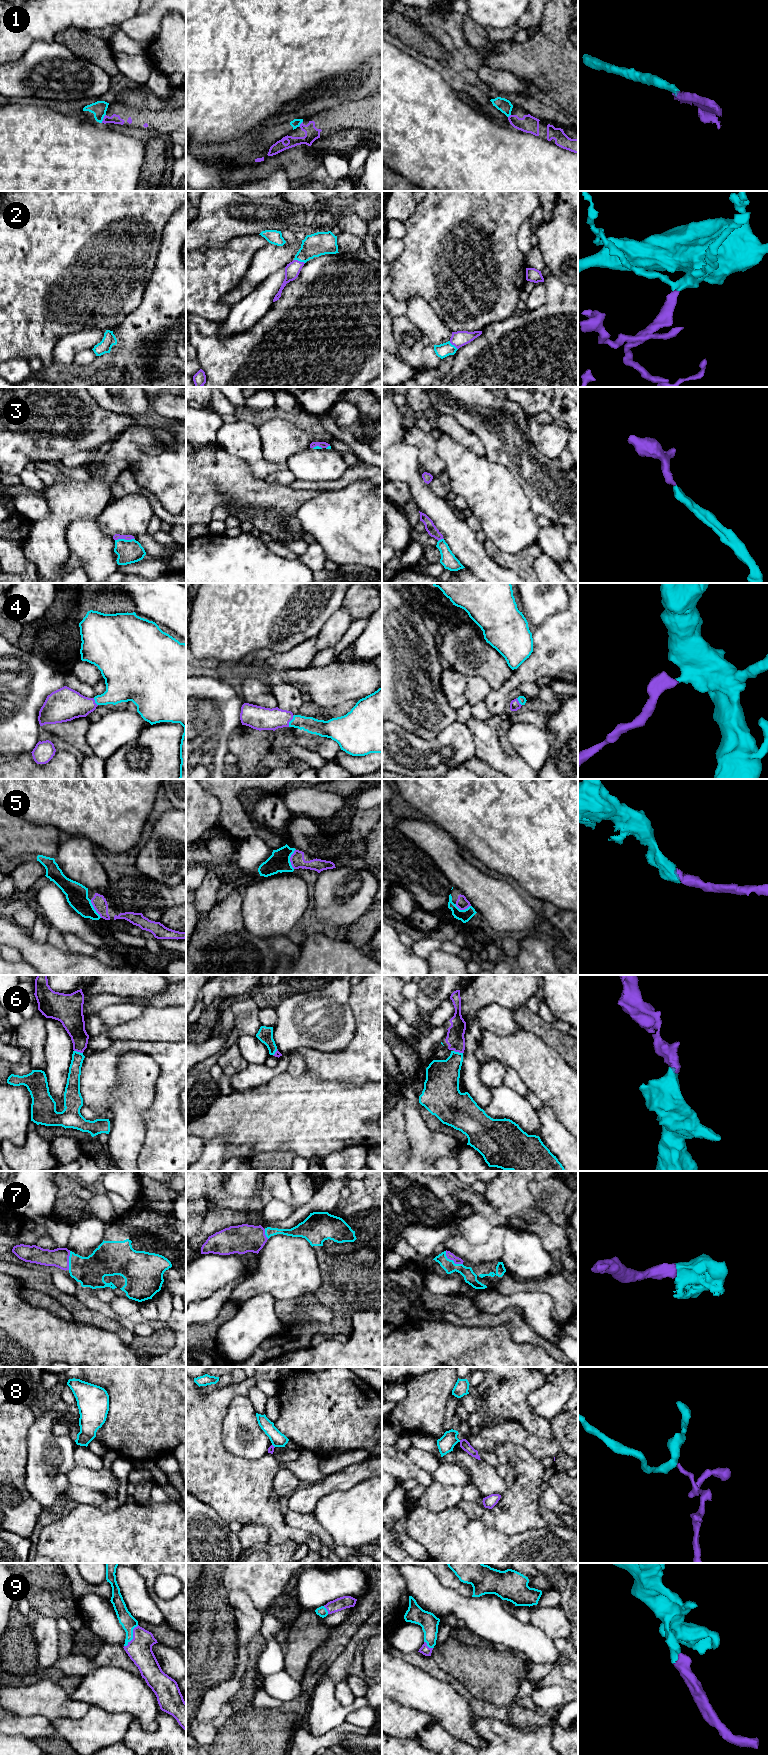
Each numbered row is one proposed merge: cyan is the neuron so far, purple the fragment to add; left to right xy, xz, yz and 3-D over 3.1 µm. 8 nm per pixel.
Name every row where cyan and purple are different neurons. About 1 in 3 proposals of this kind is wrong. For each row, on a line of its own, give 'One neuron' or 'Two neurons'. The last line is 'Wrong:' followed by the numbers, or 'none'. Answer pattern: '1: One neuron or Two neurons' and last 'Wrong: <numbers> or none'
1: Two neurons
2: One neuron
3: One neuron
4: One neuron
5: One neuron
6: One neuron
7: One neuron
8: Two neurons
9: One neuron
Wrong: 1, 8

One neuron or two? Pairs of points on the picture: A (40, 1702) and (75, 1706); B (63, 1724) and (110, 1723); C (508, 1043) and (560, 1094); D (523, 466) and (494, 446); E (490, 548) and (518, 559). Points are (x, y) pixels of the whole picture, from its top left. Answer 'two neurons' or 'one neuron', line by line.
A: one neuron
B: one neuron
C: one neuron
D: one neuron
E: one neuron

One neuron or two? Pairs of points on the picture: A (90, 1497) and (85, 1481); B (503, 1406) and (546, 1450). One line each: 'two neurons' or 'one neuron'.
A: two neurons
B: two neurons

